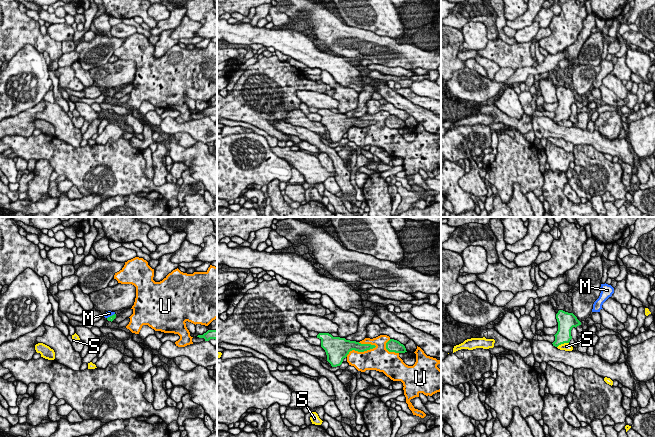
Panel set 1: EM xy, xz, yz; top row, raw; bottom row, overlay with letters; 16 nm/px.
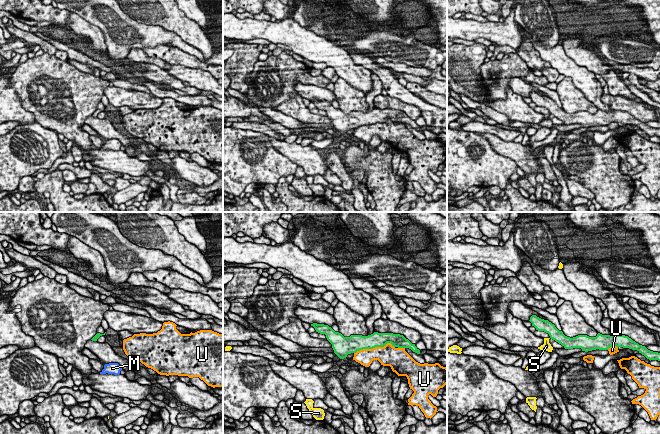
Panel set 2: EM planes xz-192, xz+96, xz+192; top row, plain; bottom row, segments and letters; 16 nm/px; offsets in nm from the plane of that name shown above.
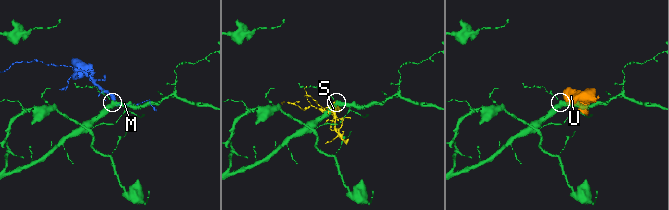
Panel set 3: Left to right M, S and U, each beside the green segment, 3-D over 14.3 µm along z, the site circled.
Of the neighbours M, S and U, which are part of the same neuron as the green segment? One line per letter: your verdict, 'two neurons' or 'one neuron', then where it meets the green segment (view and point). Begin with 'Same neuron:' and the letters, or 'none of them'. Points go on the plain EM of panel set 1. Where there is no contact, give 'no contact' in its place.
Same neuron: M
M: one neuron | xy (110, 92)
S: two neurons | yz (562, 119)
U: two neurons | xz (360, 127)

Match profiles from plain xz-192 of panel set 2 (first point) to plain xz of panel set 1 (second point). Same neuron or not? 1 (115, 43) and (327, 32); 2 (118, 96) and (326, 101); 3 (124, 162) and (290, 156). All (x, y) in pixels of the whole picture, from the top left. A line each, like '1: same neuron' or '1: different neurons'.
1: same neuron
2: same neuron
3: same neuron

